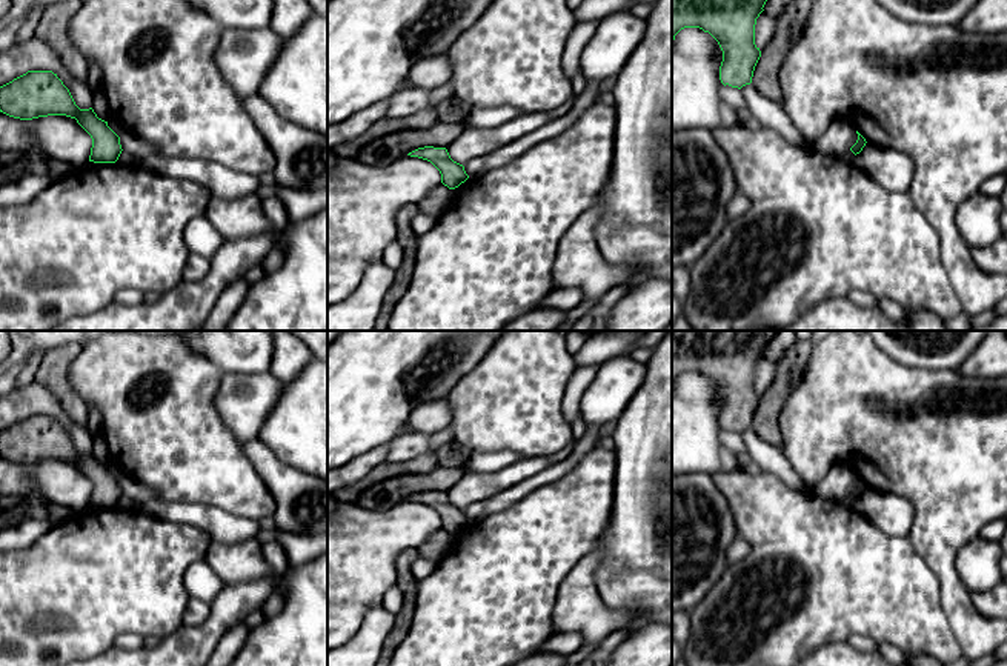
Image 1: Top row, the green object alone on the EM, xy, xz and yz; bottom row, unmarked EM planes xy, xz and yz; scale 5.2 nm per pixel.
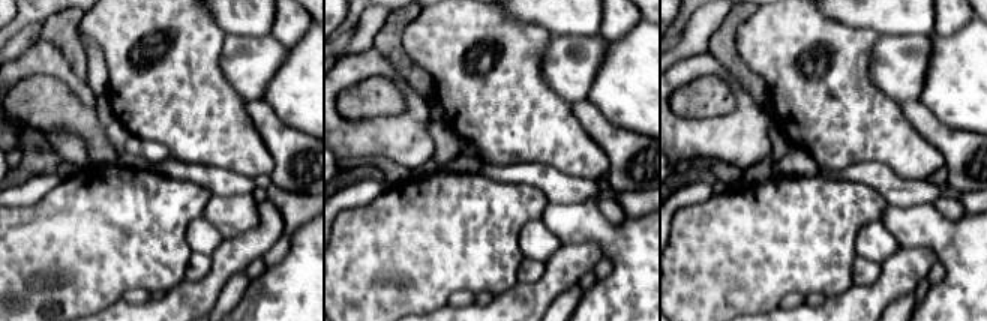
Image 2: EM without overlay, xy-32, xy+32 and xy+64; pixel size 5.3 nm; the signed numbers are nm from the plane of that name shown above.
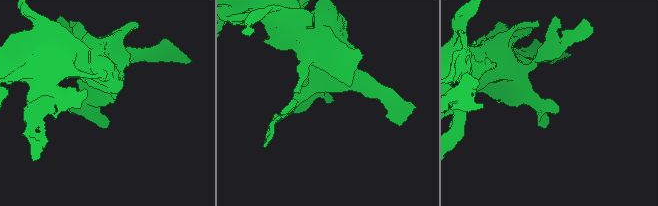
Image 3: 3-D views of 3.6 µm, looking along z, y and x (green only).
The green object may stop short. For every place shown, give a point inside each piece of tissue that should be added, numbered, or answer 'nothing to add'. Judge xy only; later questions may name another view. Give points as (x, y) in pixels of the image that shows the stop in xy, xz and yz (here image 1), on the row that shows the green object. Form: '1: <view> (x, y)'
nothing to add

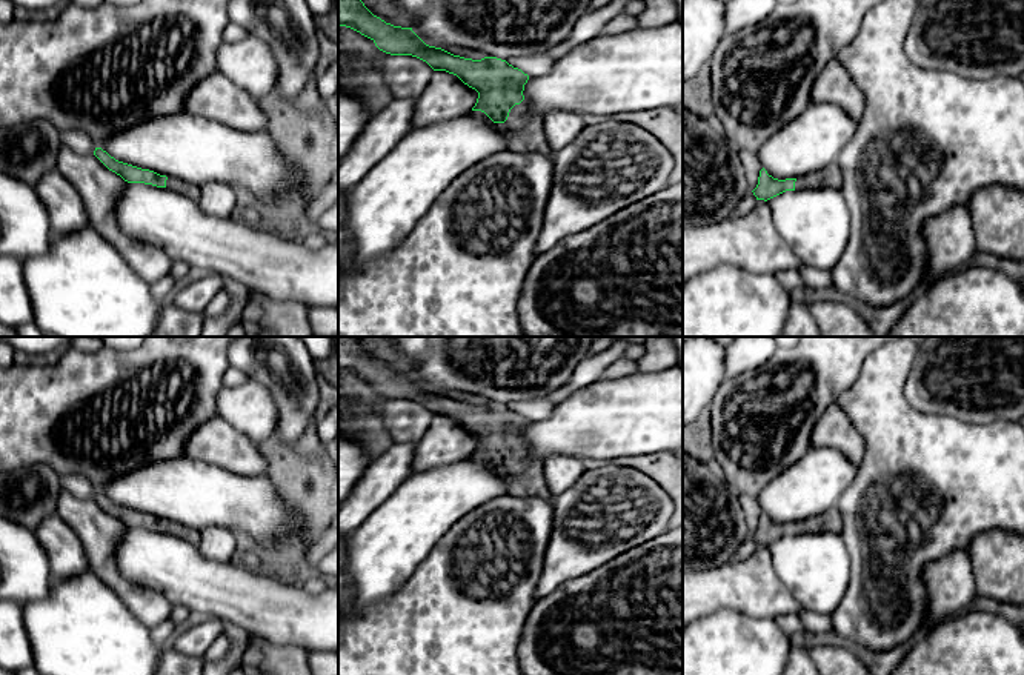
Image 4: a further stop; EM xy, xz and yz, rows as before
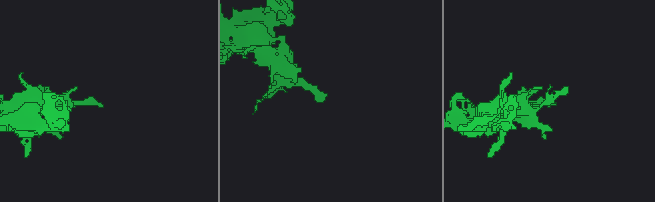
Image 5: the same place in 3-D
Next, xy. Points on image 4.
1: xy (188, 189)

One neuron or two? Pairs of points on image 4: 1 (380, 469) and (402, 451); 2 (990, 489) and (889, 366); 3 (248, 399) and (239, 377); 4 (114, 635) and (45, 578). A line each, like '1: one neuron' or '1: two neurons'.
1: one neuron
2: one neuron
3: two neurons
4: two neurons

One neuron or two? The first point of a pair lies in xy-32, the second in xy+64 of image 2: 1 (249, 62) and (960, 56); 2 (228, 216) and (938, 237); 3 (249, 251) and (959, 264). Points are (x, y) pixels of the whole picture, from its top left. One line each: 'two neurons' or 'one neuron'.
1: two neurons
2: one neuron
3: two neurons

